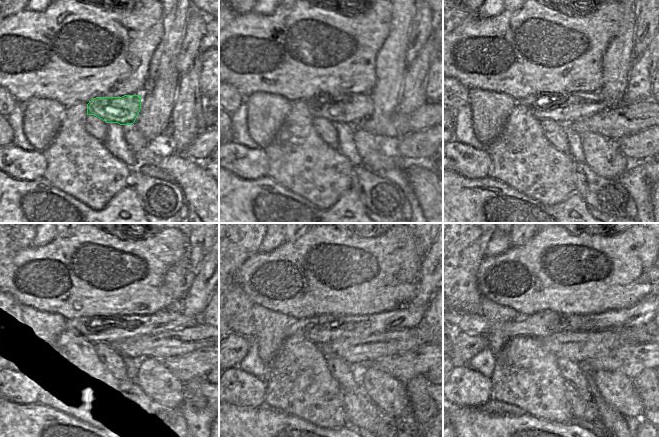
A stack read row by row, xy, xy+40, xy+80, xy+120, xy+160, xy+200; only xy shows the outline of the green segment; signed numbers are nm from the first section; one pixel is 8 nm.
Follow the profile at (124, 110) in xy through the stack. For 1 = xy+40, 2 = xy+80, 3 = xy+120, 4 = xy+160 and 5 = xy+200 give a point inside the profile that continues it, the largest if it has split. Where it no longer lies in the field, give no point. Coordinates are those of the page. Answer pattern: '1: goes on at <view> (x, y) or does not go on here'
1: goes on at xy+40 (351, 109)
2: goes on at xy+80 (564, 109)
3: goes on at xy+120 (107, 330)
4: goes on at xy+160 (321, 330)
5: goes on at xy+200 (540, 325)

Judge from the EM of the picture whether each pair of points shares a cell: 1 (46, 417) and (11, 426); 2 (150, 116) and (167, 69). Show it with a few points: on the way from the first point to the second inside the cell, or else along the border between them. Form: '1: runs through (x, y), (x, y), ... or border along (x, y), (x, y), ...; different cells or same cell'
1: runs through (37, 426), (20, 426); same cell
2: runs through (157, 104), (162, 81); same cell

